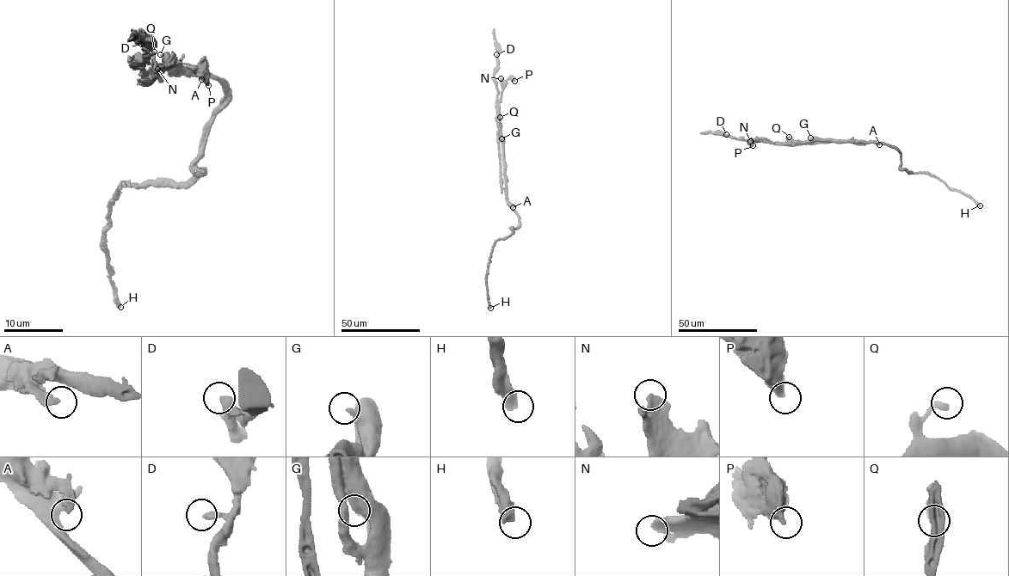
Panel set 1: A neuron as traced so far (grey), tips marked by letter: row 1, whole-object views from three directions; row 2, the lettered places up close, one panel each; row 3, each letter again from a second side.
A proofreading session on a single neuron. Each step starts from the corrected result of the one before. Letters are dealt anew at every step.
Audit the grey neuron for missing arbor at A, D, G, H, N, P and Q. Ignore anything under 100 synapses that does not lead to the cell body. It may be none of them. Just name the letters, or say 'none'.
H

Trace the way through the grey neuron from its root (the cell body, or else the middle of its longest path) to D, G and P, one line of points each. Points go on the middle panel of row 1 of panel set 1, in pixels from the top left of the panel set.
D: (507, 189), (501, 124), (496, 105), (497, 88), (494, 79), (496, 54)
G: (507, 189), (501, 138)
P: (507, 189), (499, 102), (506, 80), (512, 78), (514, 81)

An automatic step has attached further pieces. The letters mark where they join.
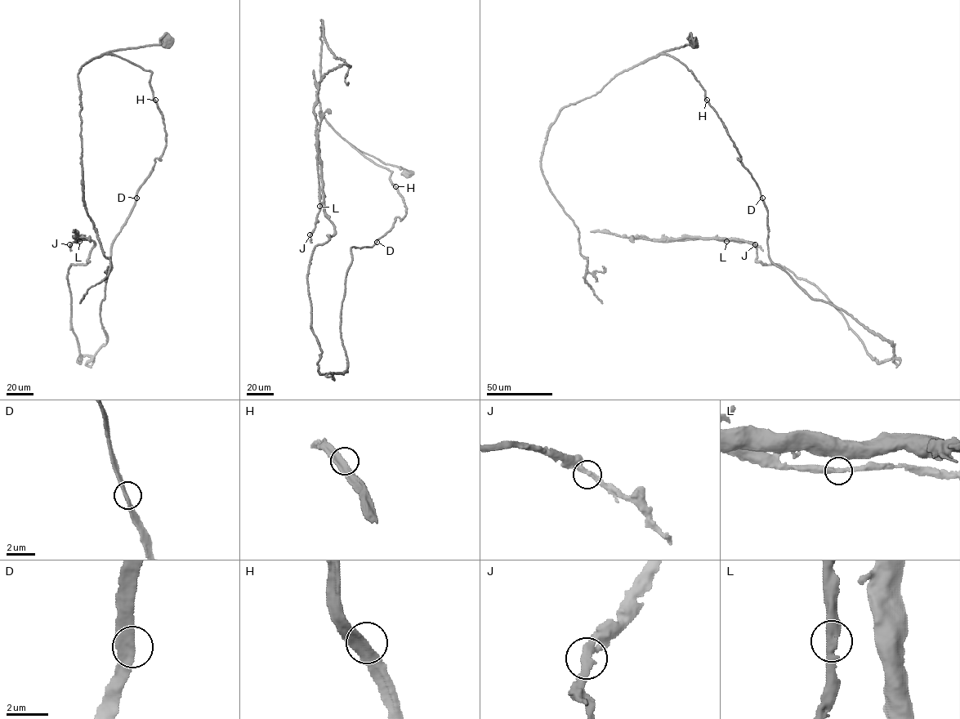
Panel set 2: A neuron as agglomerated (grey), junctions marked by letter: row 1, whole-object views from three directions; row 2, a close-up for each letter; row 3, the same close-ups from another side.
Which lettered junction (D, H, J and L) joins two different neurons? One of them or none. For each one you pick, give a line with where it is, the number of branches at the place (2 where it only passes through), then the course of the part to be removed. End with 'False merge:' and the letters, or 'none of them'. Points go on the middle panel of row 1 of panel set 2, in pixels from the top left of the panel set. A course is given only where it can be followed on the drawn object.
False merge: none of them

